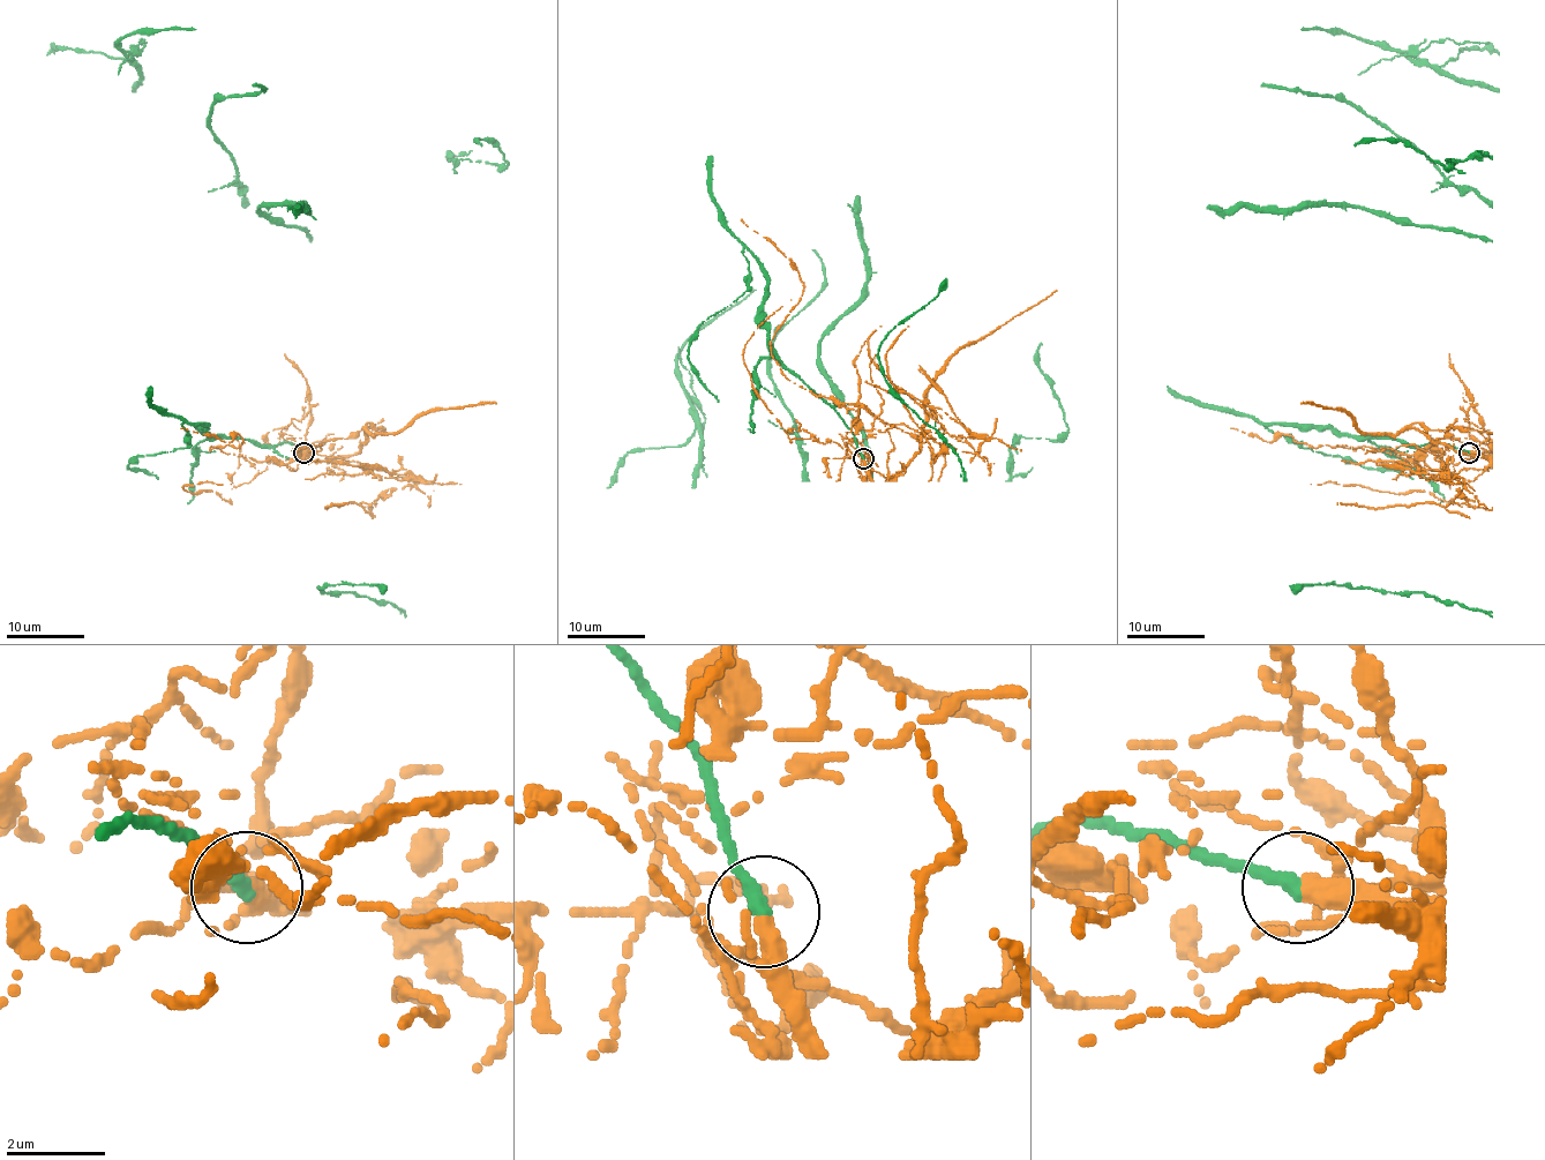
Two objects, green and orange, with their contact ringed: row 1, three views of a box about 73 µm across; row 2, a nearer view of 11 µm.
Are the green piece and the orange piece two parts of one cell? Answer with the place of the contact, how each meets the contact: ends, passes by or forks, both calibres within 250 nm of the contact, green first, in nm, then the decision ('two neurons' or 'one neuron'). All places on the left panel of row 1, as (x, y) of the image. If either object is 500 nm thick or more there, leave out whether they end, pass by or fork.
(304, 453) | green ends | orange passes by | 320/300 nm | two neurons

